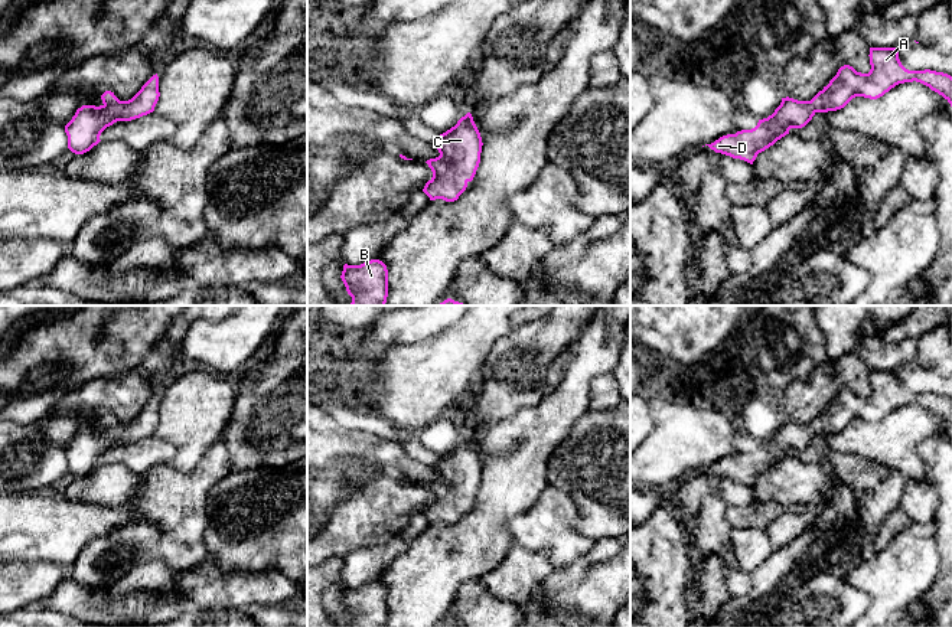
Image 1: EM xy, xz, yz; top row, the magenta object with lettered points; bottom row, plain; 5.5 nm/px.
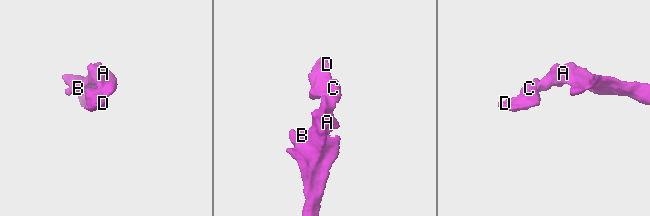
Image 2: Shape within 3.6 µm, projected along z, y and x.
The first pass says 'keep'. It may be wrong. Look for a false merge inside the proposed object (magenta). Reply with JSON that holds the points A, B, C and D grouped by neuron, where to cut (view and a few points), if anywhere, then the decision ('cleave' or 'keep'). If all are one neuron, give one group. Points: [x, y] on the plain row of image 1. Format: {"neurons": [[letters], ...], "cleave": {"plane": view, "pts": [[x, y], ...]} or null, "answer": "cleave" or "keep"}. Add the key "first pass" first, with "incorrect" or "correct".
{"first pass": "correct", "neurons": [["A", "B", "C", "D"]], "cleave": null, "answer": "keep"}

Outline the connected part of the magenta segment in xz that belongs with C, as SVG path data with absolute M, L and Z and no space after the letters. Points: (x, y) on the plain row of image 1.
M467 435L454 450L440 457L433 468L440 479L426 484L433 500L423 515L430 523L454 525L473 503L480 486L483 466L472 437Z

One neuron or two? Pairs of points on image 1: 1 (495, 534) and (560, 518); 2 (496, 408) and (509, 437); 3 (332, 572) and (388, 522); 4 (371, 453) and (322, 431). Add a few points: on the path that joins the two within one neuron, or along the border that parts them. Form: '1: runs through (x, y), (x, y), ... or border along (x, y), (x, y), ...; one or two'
1: border along (532, 506), (508, 522), (512, 541); two
2: border along (532, 405), (524, 407), (515, 414), (478, 430); two
3: border along (341, 558), (332, 558), (322, 564); two
4: runs through (359, 444), (333, 441); one

